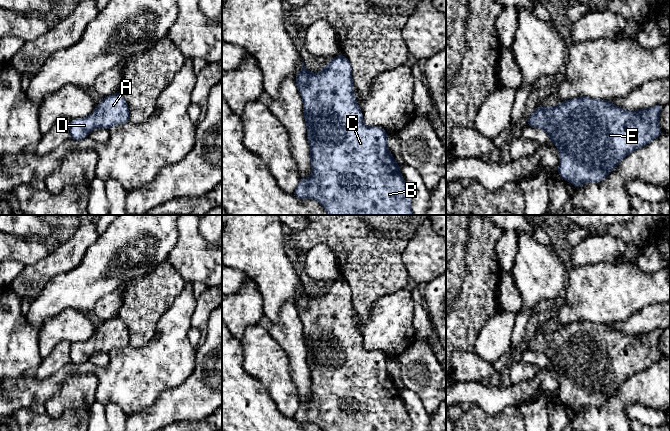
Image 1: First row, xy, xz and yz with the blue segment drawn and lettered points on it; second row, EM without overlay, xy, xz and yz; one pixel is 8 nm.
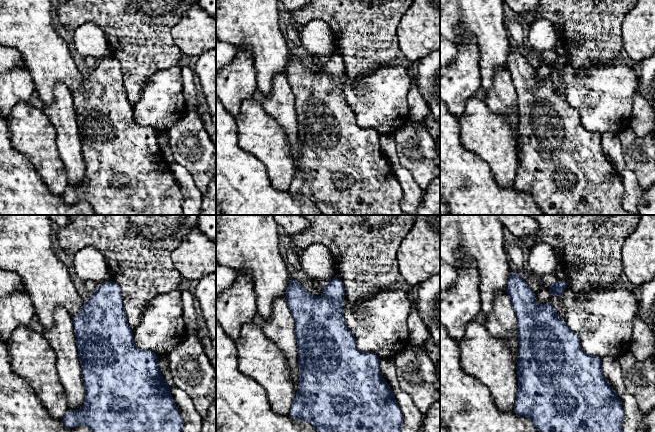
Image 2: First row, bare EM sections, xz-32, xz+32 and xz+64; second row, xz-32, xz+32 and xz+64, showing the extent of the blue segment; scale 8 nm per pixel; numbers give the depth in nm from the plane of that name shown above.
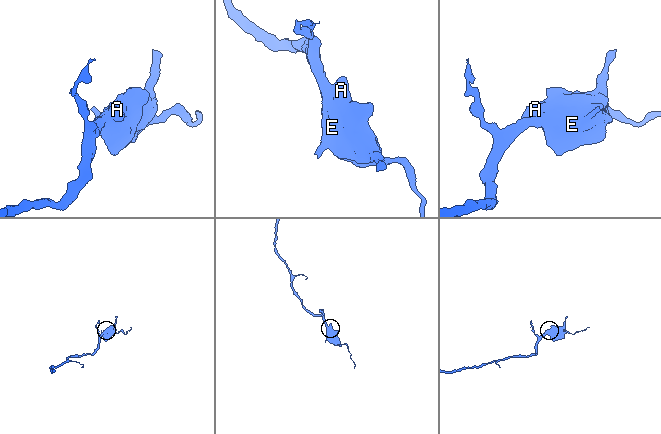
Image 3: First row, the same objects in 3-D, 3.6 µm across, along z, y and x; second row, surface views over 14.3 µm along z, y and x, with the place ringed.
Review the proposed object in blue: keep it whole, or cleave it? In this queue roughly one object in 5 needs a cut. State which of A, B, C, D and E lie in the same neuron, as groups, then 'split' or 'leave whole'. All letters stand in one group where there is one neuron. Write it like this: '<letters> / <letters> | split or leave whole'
A B C D E | leave whole

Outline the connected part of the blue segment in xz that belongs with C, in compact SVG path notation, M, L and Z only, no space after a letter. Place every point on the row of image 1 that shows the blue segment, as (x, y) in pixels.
M343 55L336 56L328 61L328 64L319 74L310 72L302 61L302 69L298 72L295 80L302 97L303 112L307 127L307 139L310 145L310 162L312 174L308 178L300 179L293 194L298 200L314 199L321 204L329 215L415 215L411 211L412 197L405 180L400 172L400 166L393 158L386 144L387 132L381 127L367 126L363 122L363 113L356 101L354 94L354 83L352 80L352 66L349 60Z

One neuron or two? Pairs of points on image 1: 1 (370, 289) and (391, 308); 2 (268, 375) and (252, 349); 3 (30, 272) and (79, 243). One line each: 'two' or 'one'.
1: two
2: one
3: one

